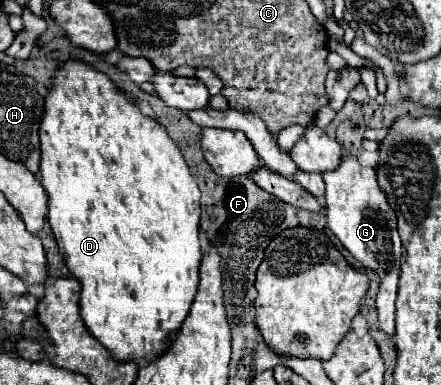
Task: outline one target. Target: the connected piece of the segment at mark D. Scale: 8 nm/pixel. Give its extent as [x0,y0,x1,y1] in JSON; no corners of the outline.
[40,59,202,367]

